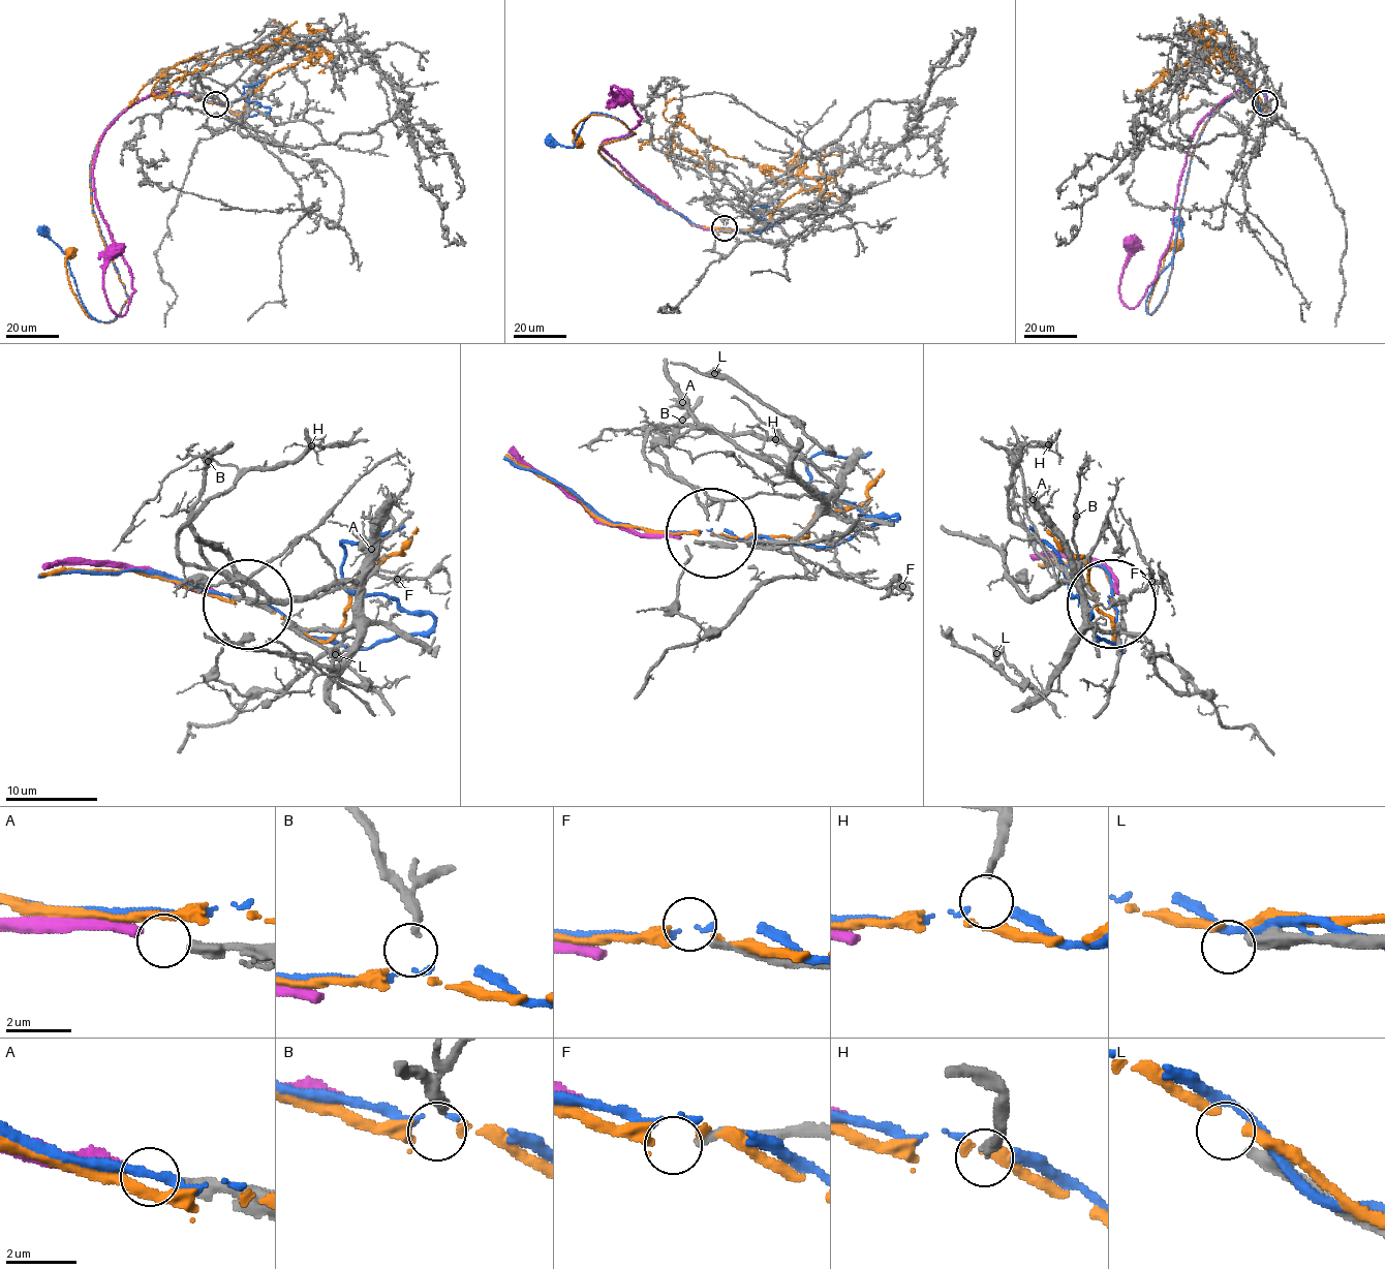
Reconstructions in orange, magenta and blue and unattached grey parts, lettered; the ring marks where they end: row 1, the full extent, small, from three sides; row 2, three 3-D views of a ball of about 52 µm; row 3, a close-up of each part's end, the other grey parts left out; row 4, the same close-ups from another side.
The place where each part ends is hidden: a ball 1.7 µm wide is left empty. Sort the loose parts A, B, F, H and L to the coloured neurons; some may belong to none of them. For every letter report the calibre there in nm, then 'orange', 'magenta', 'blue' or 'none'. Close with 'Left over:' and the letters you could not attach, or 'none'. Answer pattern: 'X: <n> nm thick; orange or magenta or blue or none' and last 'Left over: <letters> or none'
A: 400 nm thick; magenta
B: 300 nm thick; orange
F: 240 nm thick; none
H: 280 nm thick; blue
L: 380 nm thick; none
Left over: F, L

